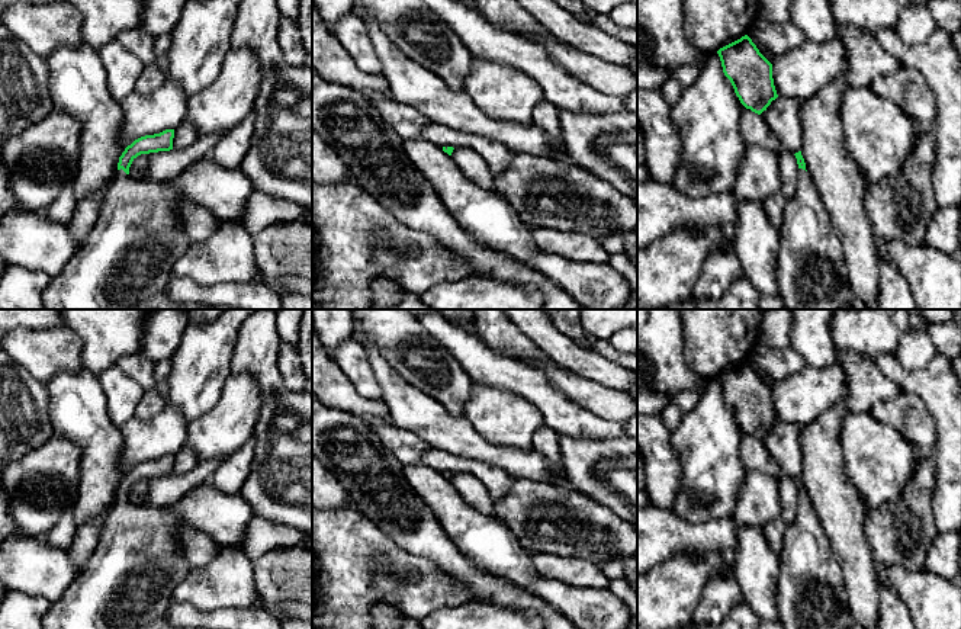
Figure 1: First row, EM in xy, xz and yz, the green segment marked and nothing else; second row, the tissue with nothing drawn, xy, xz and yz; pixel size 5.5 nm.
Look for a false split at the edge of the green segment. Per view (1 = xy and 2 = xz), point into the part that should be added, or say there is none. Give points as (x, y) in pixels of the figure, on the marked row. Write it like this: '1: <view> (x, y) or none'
1: xy (128, 257)
2: none

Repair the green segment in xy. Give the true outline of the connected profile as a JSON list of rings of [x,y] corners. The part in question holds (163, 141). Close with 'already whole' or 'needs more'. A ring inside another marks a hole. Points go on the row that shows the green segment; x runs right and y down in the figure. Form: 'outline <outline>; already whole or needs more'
outline [[[165,129],[141,137],[125,148],[87,240],[42,293],[45,309],[132,309],[164,292],[174,263],[193,244],[176,216],[186,200],[173,184],[132,179],[129,167],[141,154],[173,150],[173,138],[174,129]]]; needs more

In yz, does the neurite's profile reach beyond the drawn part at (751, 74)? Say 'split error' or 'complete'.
complete

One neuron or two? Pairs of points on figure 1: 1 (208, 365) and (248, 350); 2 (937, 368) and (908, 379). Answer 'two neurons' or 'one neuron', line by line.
1: two neurons
2: one neuron

